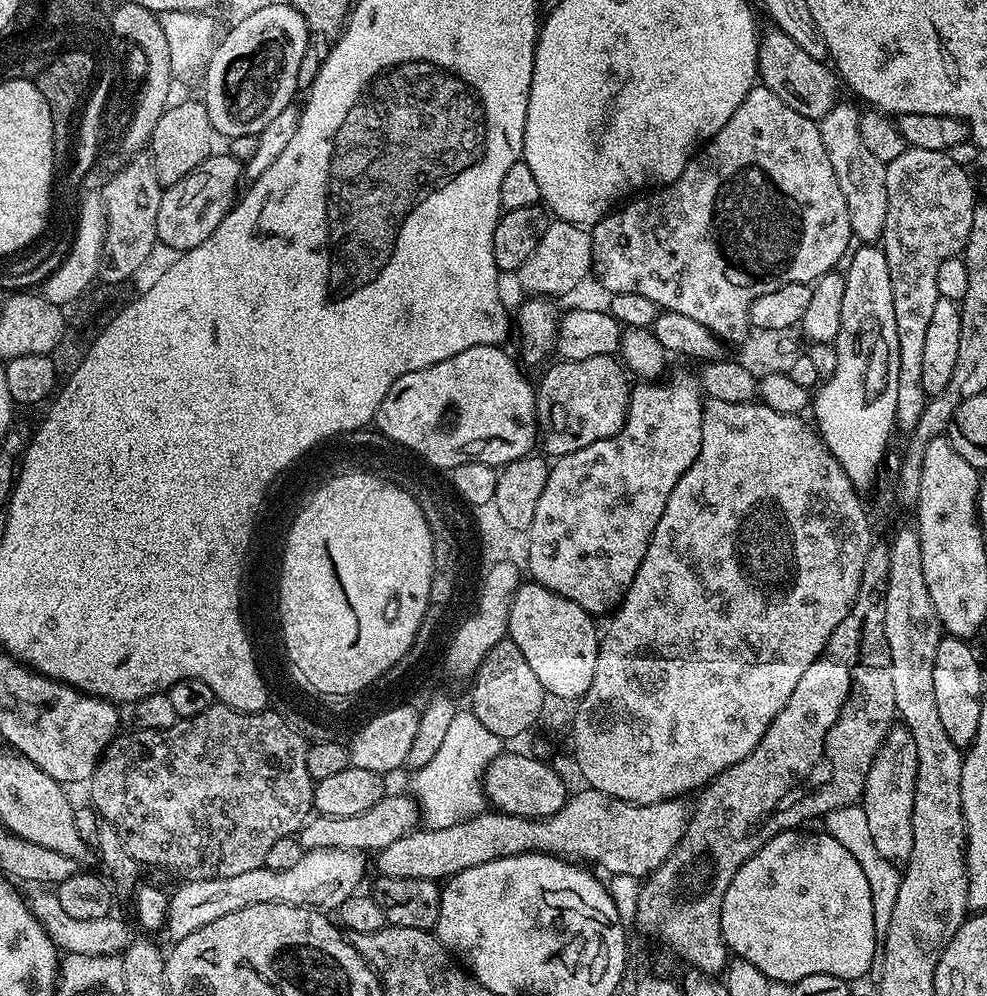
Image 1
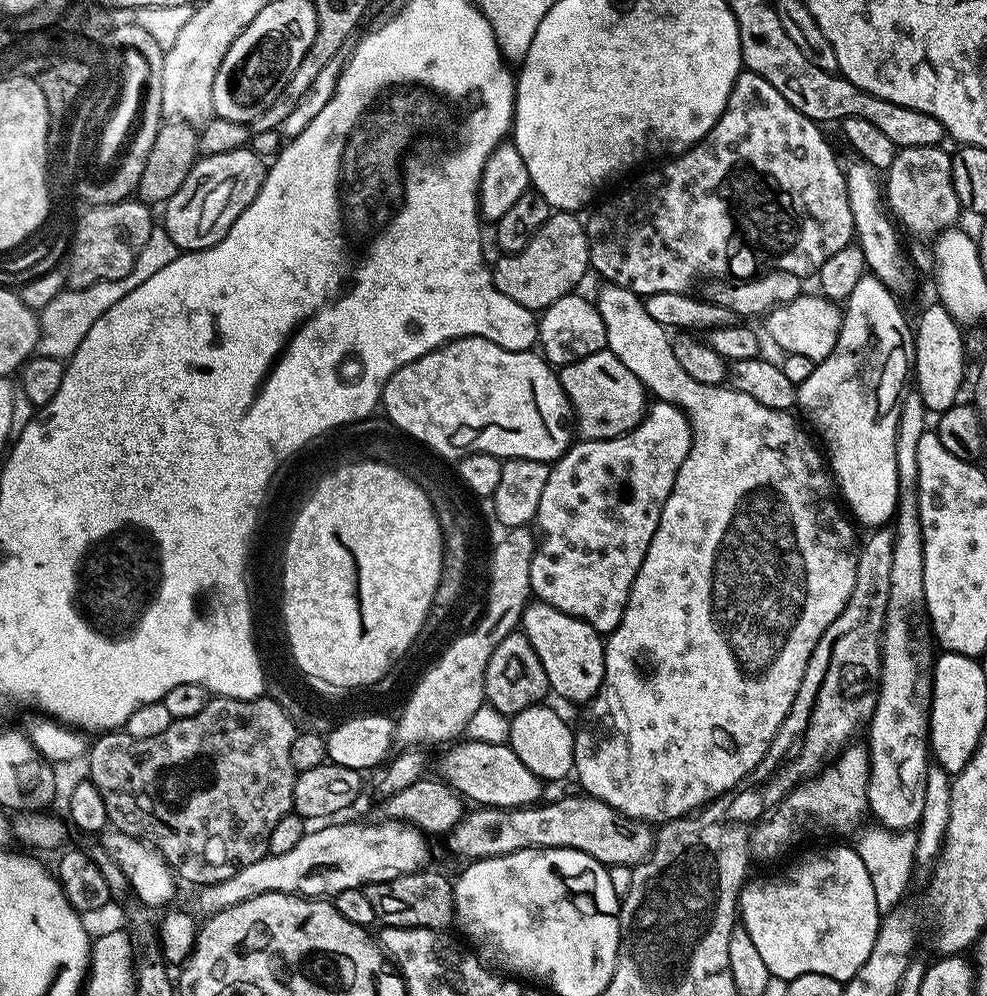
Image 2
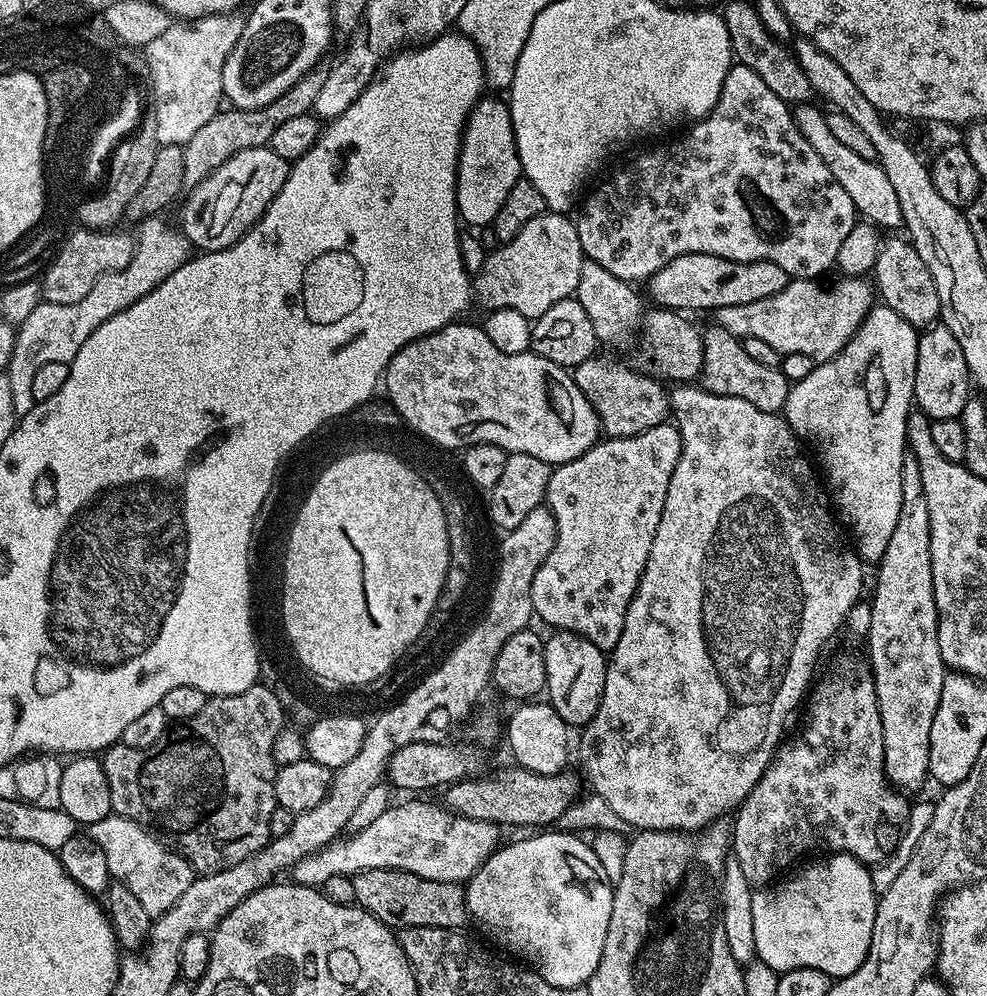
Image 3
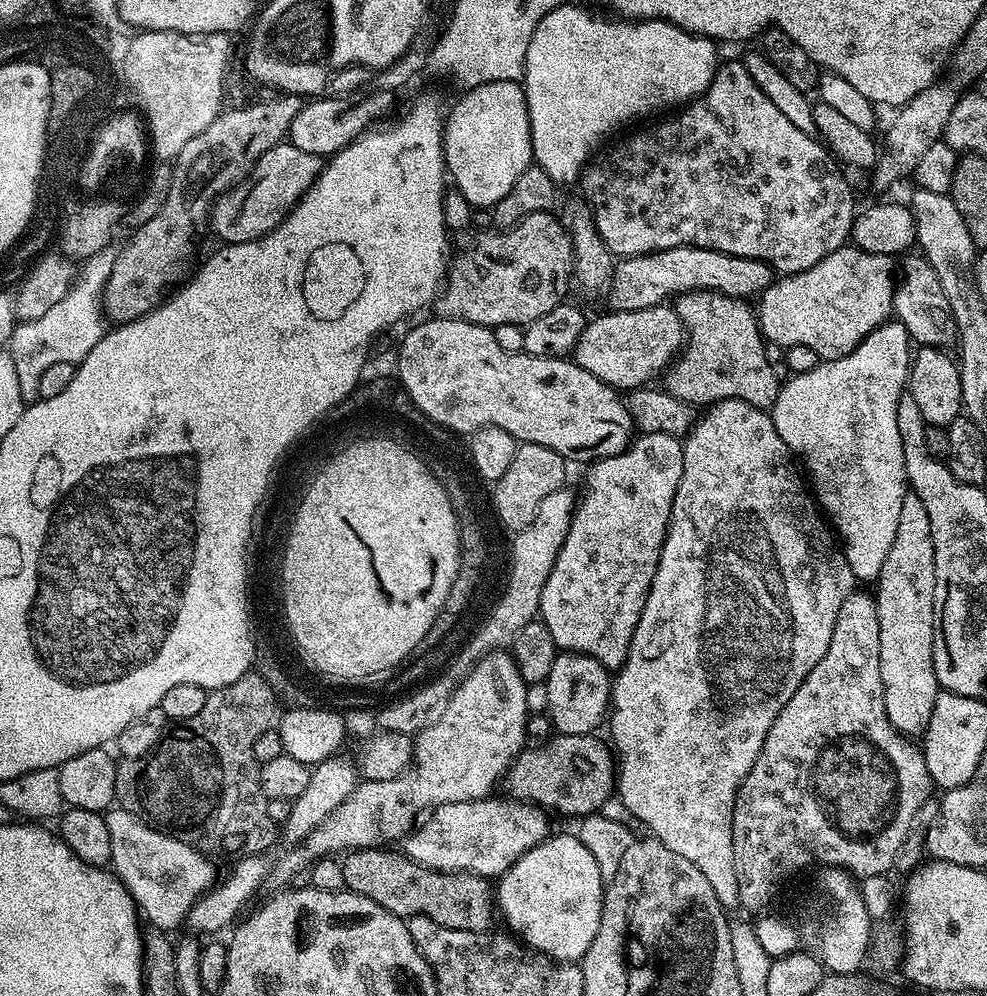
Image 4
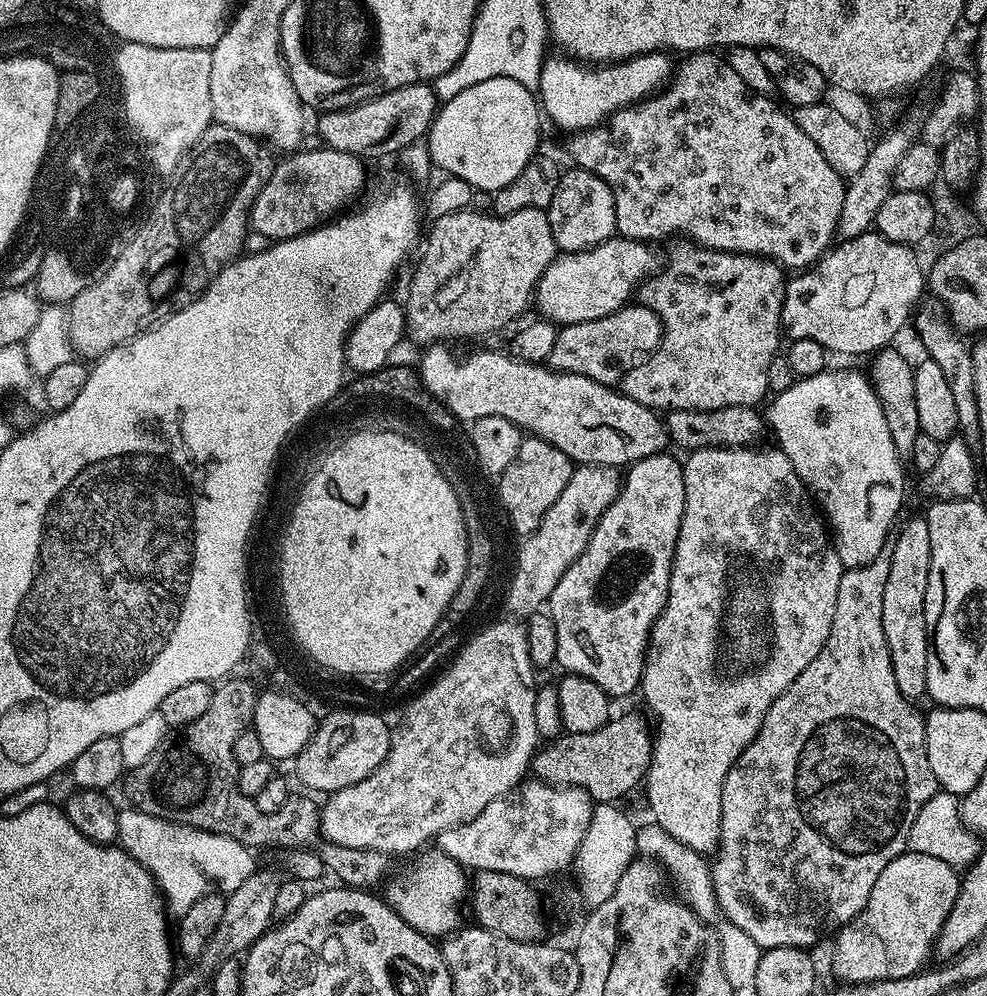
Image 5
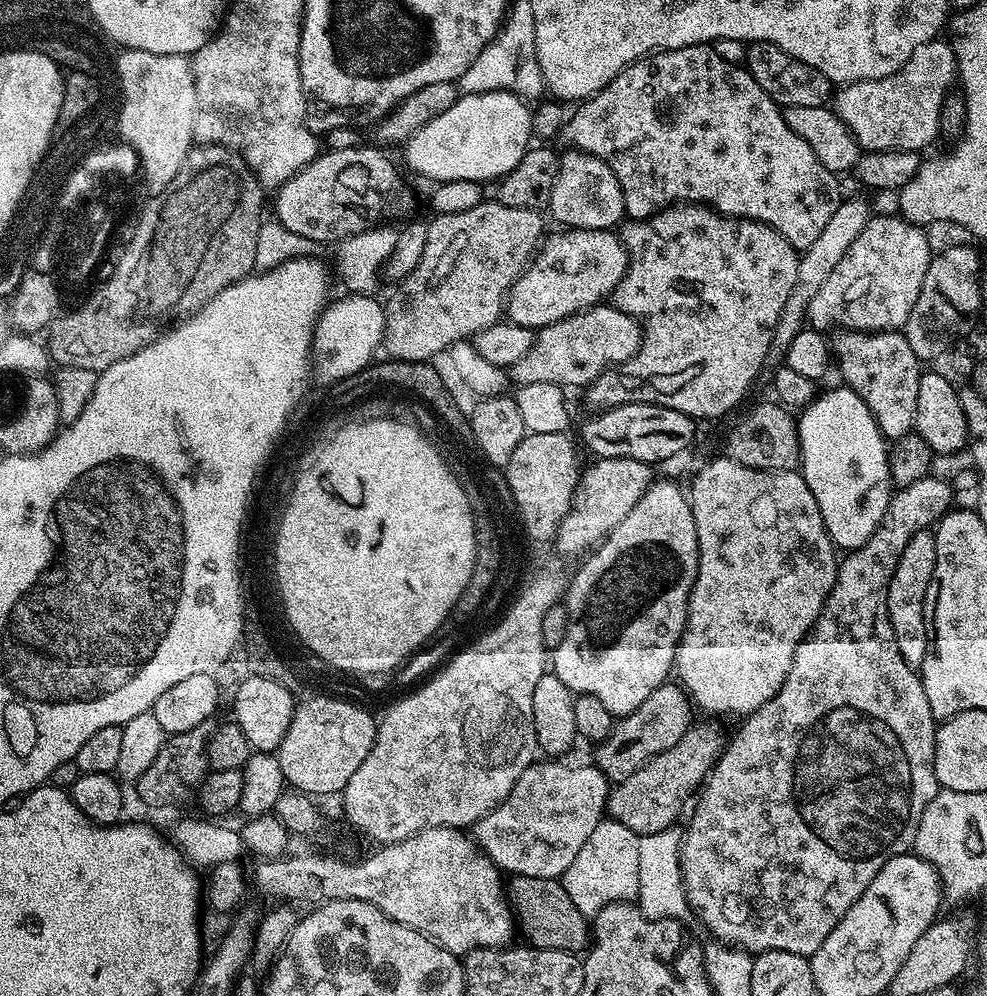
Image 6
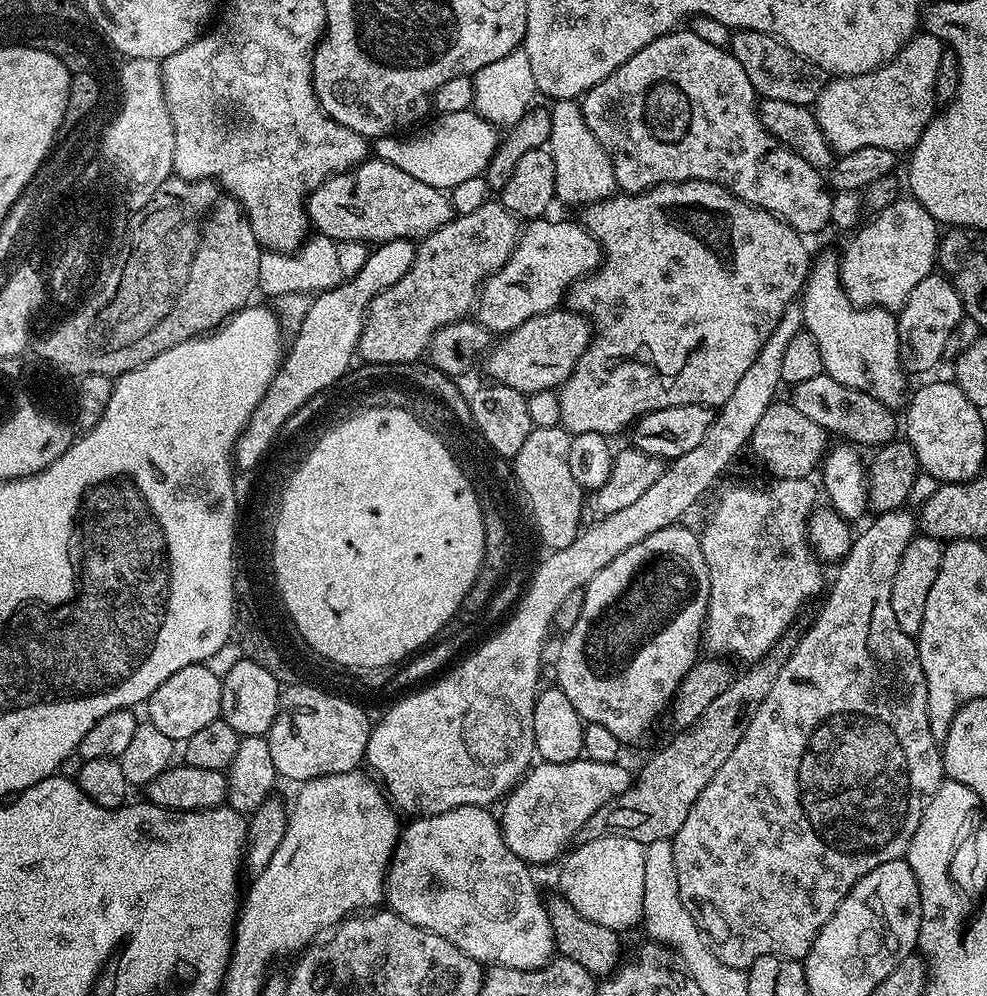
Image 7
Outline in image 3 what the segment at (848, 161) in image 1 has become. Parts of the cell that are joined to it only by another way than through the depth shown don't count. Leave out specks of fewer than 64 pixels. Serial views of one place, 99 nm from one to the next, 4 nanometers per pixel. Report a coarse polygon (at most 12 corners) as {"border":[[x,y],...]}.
{"border":[[907,239],[876,255],[883,307],[923,330],[940,320],[938,286]]}

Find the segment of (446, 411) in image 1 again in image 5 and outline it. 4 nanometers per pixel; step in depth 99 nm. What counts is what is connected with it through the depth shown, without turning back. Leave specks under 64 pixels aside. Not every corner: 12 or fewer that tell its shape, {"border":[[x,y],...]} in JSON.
{"border":[[427,345],[460,422],[510,418],[577,465],[628,466],[668,425],[615,387],[504,352]]}

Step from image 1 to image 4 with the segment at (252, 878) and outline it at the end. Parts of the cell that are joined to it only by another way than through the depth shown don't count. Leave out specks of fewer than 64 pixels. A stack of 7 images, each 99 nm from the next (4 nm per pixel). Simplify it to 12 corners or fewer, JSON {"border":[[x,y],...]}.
{"border":[[535,804],[433,808],[403,855],[432,872],[499,878],[548,839]]}

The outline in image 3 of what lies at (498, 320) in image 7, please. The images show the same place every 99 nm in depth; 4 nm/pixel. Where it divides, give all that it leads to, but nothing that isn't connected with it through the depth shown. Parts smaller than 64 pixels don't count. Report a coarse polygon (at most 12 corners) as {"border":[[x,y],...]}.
{"border":[[676,254],[646,281],[673,310],[738,306],[778,294],[786,269]]}

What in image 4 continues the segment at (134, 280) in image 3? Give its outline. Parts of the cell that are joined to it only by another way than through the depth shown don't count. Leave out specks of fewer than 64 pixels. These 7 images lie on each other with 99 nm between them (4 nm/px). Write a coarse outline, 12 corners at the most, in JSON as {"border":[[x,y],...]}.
{"border":[[119,245],[88,257],[66,298],[19,323],[8,351],[26,404],[47,367],[104,336]]}

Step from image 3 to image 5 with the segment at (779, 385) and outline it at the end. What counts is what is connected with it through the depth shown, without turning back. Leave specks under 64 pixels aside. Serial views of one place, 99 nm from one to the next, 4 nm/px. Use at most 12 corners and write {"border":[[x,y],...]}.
{"border":[[677,239],[638,289],[653,410],[751,408],[781,351],[785,269]]}

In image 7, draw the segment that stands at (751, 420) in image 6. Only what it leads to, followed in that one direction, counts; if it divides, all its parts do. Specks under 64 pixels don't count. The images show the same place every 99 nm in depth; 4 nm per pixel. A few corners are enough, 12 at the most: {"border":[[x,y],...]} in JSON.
{"border":[[773,402],[750,452],[778,480],[803,480],[819,469],[830,434]]}

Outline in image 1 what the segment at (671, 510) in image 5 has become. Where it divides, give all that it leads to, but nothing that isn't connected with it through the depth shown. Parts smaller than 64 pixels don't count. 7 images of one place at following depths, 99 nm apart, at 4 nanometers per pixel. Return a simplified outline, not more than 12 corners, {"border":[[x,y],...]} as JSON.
{"border":[[695,375],[640,382],[549,467],[535,583],[611,613],[702,446]]}

